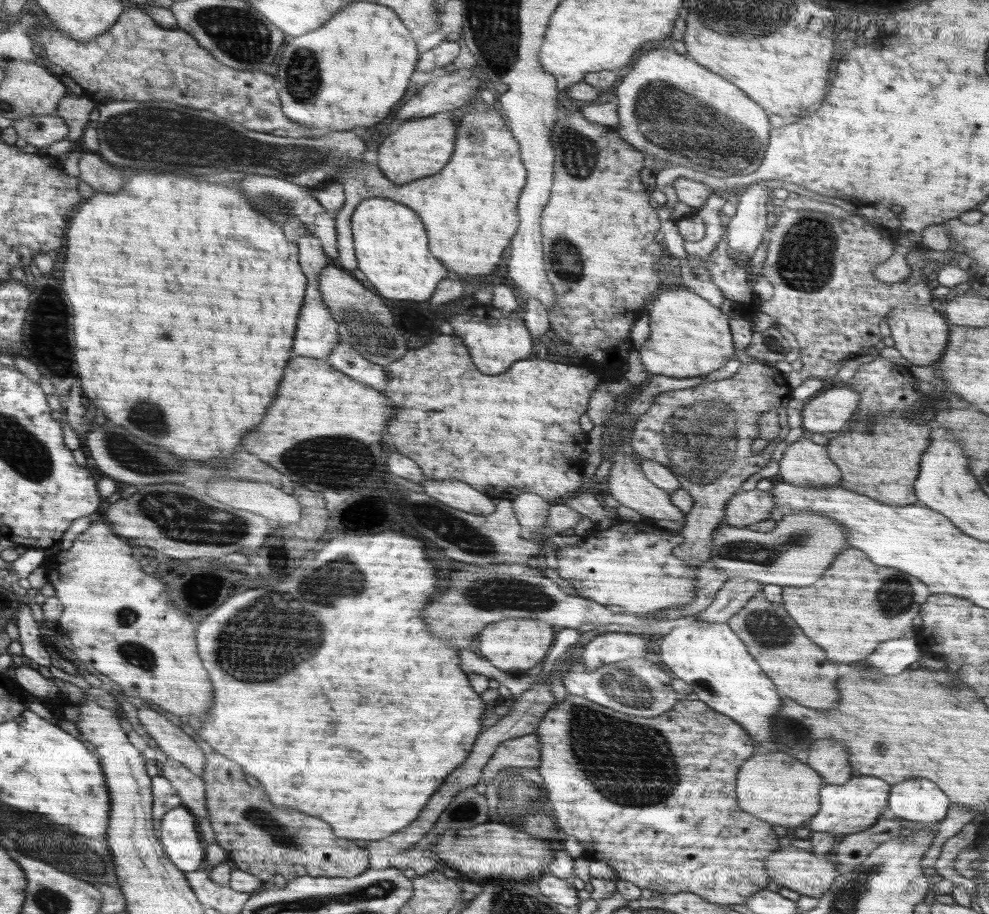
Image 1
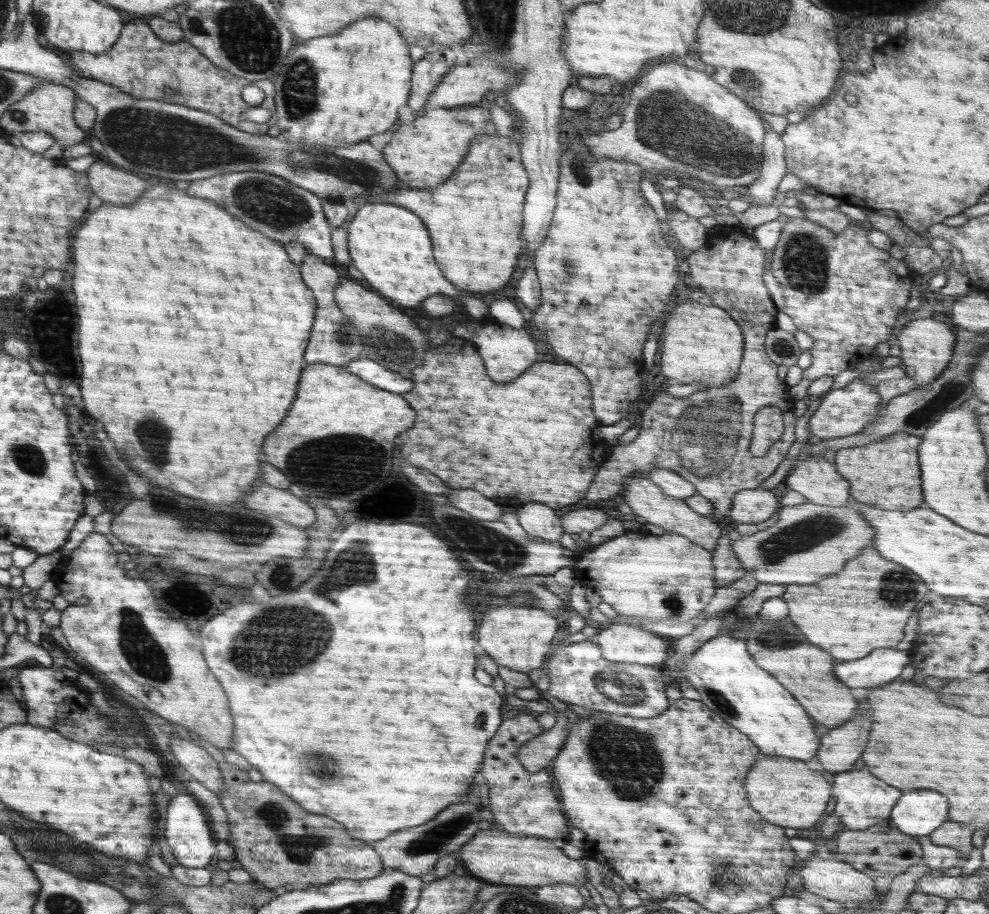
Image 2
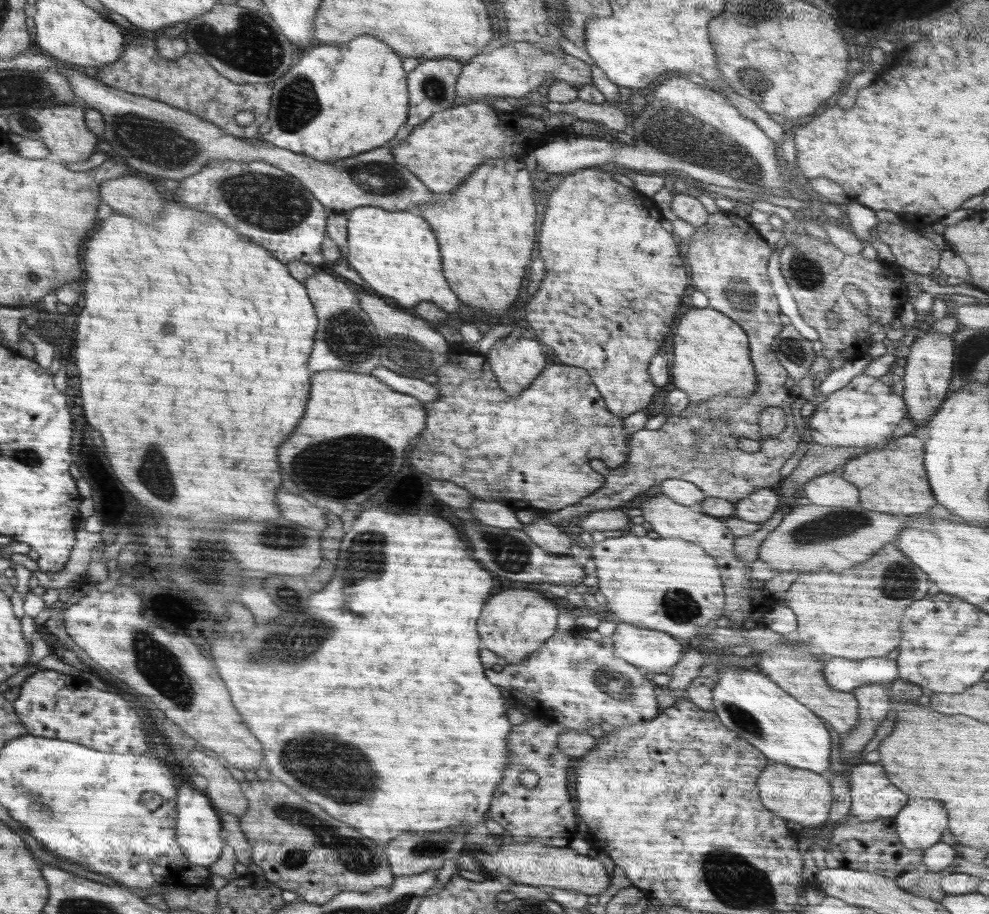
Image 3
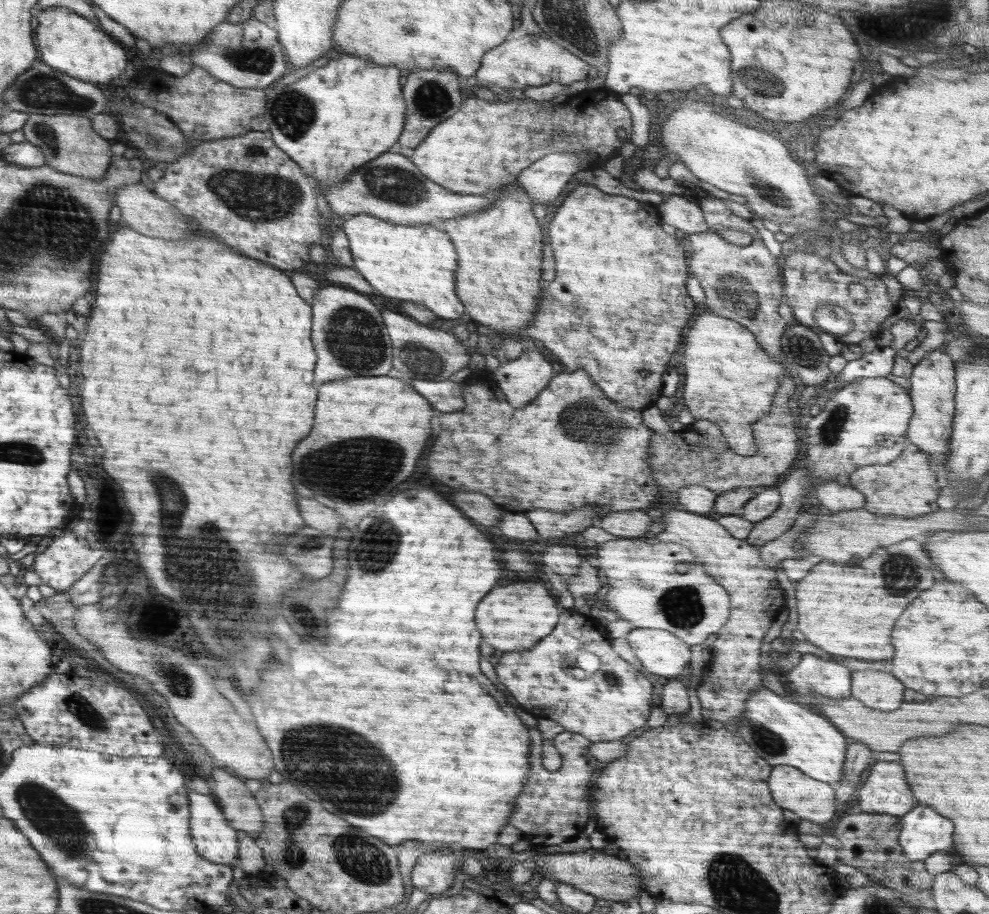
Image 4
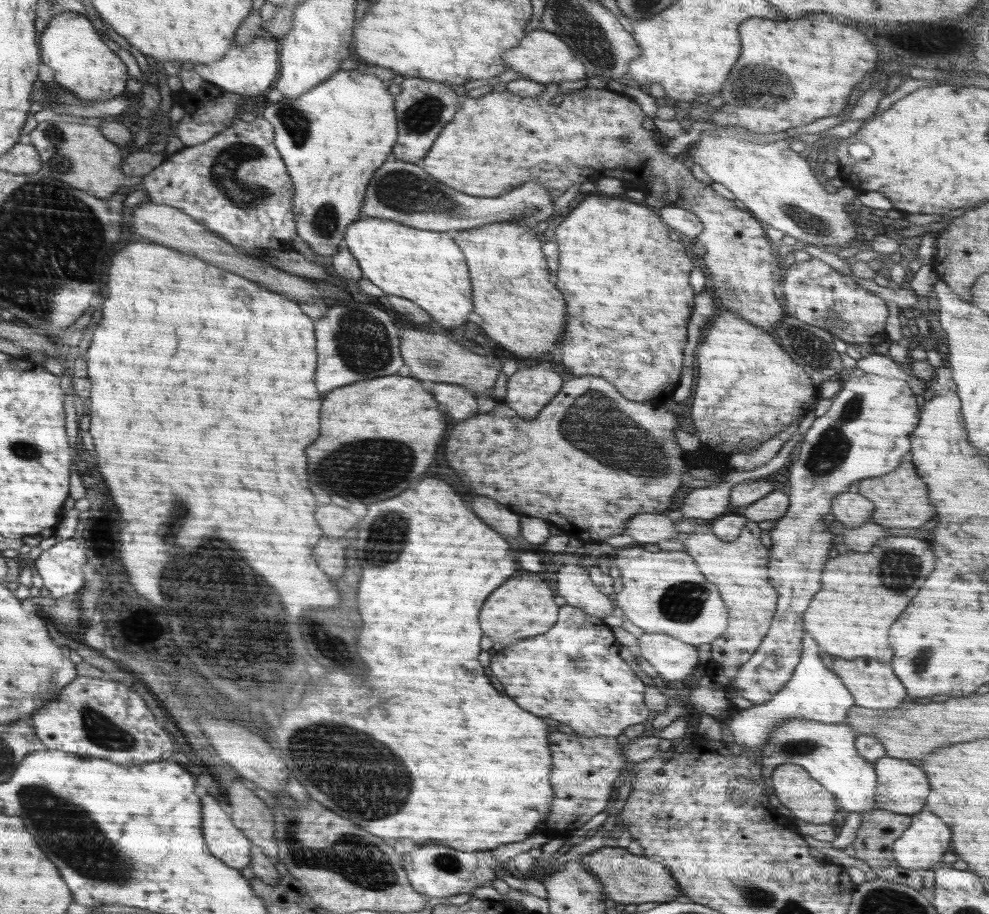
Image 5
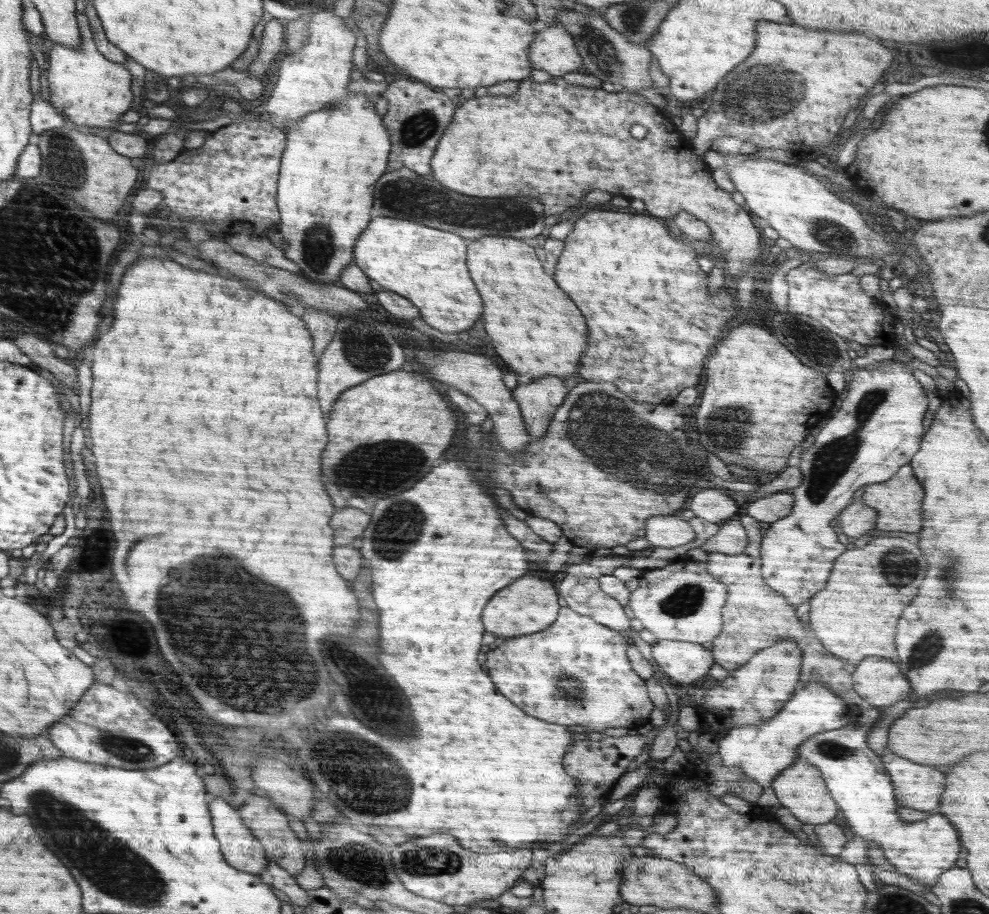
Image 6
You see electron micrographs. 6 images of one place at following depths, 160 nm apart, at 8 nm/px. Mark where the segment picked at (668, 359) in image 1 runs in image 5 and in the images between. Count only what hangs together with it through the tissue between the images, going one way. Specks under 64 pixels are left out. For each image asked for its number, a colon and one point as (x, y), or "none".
2: (705, 345)
3: (712, 358)
4: (730, 381)
5: (749, 390)

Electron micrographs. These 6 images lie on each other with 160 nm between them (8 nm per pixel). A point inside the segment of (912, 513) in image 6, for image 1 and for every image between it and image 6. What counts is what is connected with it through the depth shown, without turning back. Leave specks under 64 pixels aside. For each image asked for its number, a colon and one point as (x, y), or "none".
1: (882, 463)
2: (886, 474)
3: (894, 481)
4: (909, 488)
5: (900, 499)

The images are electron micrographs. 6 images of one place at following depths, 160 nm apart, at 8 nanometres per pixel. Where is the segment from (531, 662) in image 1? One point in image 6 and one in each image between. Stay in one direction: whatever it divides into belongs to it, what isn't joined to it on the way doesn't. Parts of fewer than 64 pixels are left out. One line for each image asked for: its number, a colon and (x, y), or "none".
2: (519, 637)
3: (513, 624)
4: (515, 617)
5: (523, 607)
6: (529, 605)

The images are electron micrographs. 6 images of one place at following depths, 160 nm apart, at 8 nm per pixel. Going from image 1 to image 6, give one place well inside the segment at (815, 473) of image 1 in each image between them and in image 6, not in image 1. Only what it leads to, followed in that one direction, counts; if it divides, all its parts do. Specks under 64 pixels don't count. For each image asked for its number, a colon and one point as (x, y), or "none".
2: (817, 480)
3: (828, 489)
4: (832, 495)
5: (852, 510)
6: (857, 519)

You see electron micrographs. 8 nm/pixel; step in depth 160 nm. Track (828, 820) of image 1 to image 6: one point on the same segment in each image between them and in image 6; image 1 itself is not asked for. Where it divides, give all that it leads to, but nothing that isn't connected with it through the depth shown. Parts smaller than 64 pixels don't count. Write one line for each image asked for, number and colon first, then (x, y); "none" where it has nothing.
2: (859, 799)
3: (873, 796)
4: (886, 791)
5: (903, 788)
6: (917, 786)

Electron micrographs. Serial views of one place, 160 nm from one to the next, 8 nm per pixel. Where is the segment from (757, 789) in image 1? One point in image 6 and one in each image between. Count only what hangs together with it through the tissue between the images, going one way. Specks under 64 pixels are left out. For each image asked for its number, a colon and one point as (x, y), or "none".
2: (784, 790)
3: (800, 795)
4: (813, 800)
5: (796, 789)
6: (802, 789)

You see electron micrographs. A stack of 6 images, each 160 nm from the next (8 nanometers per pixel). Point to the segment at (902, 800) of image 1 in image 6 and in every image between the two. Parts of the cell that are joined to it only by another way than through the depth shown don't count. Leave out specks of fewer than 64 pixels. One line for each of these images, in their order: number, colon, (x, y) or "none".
2: (917, 813)
3: (920, 824)
4: (923, 831)
5: (921, 846)
6: (855, 775)

